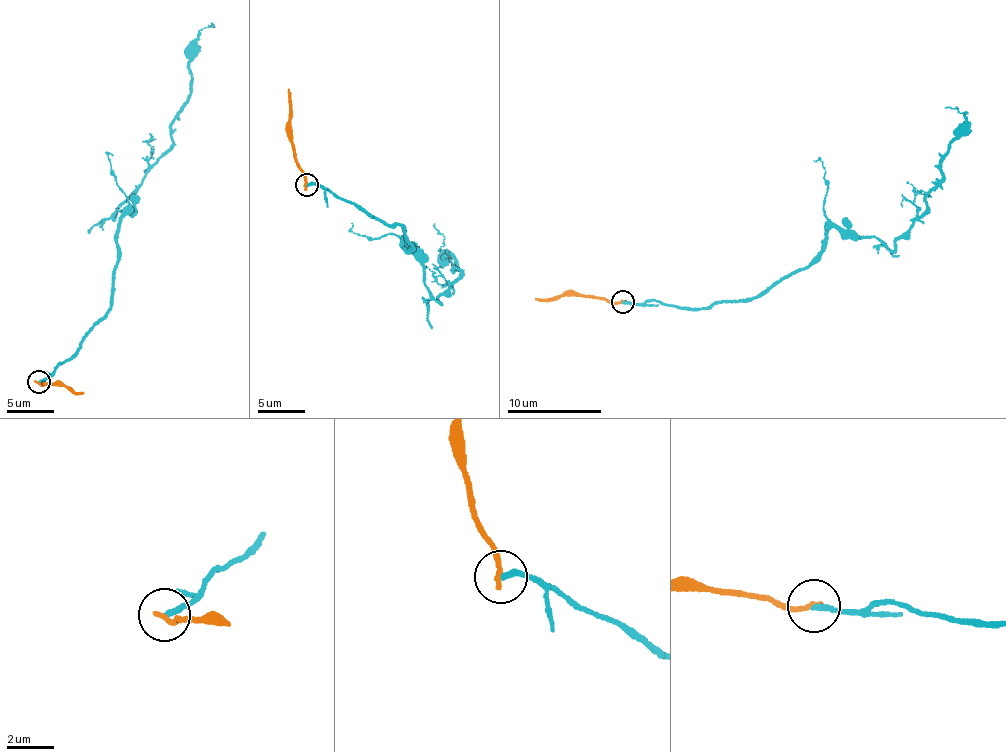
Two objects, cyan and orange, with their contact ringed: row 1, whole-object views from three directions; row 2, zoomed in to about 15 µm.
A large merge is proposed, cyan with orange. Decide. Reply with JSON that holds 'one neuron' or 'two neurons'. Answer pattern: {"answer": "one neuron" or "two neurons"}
{"answer": "two neurons"}

